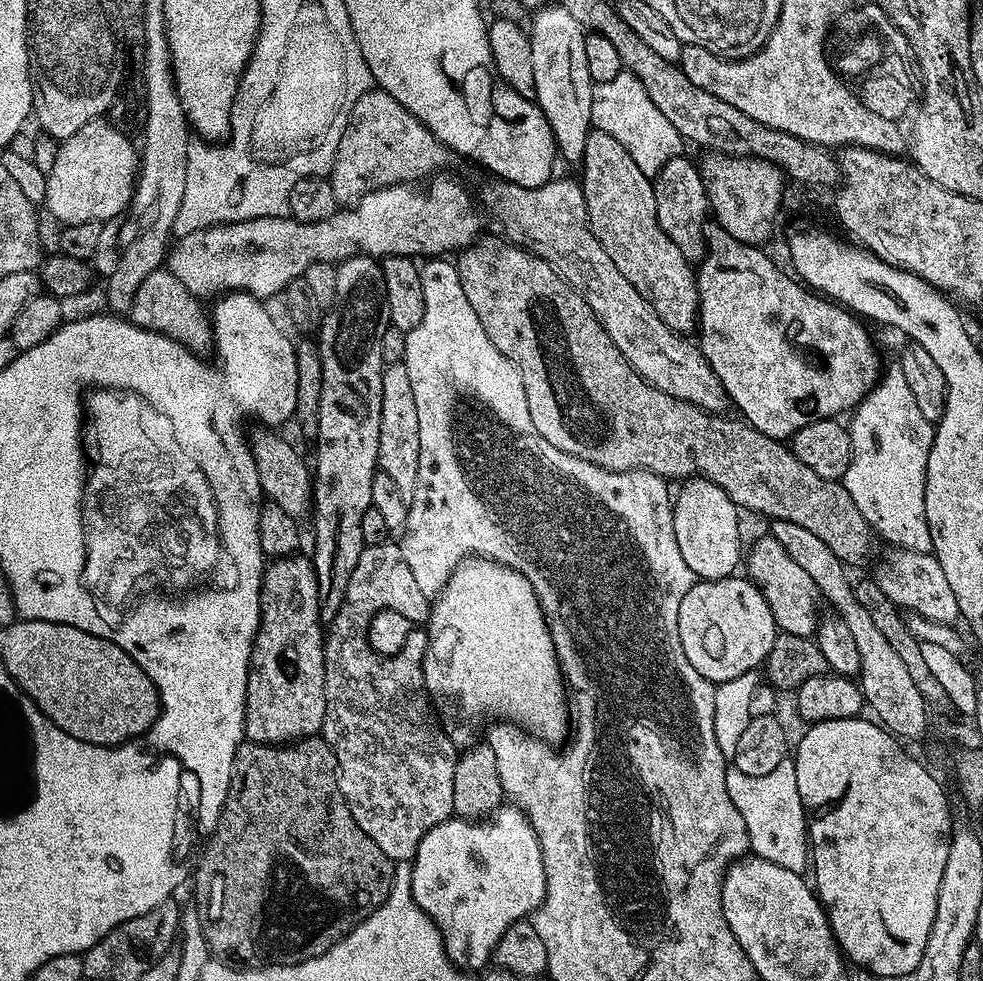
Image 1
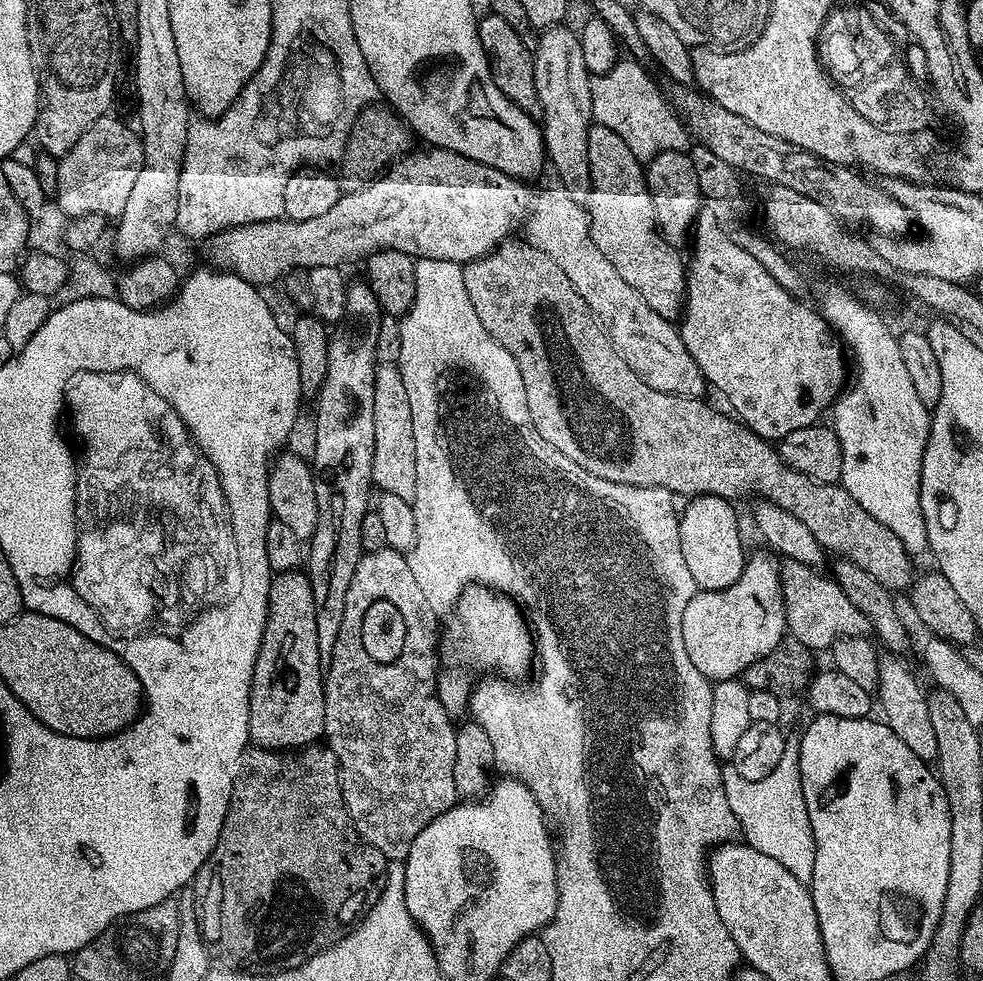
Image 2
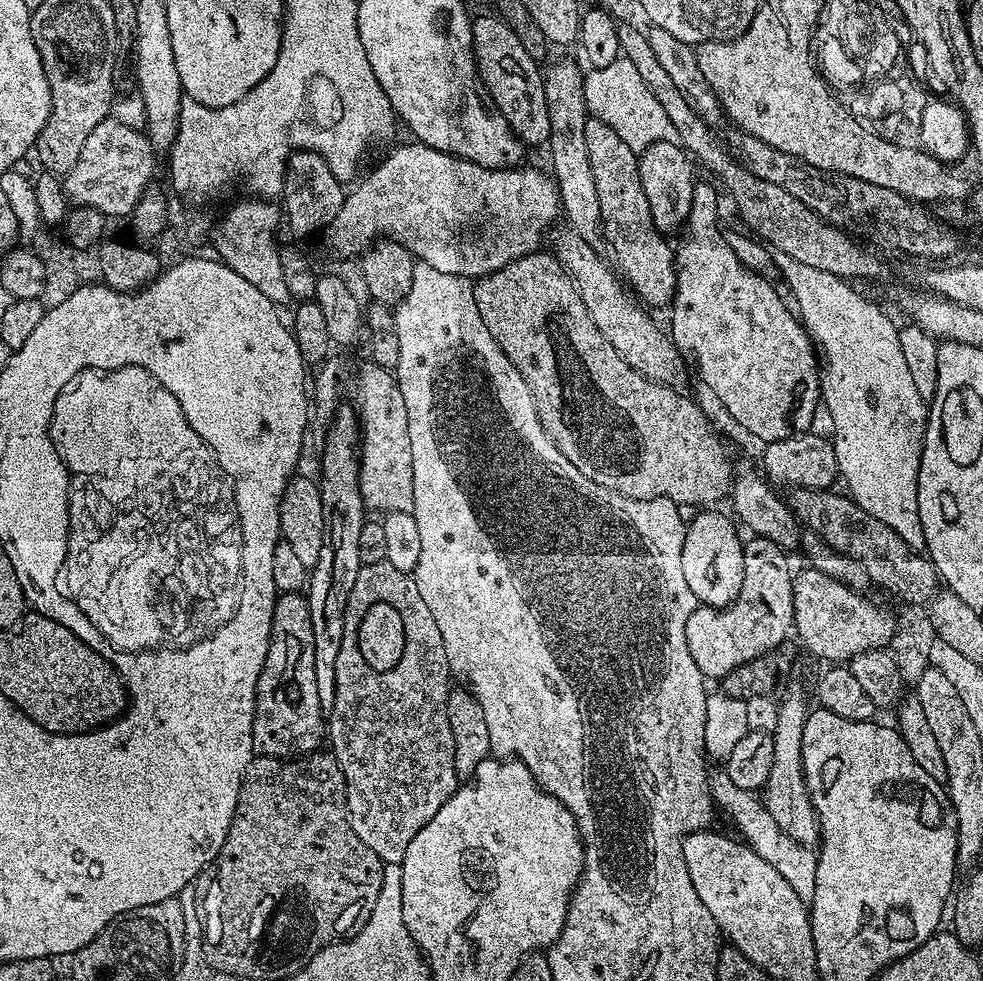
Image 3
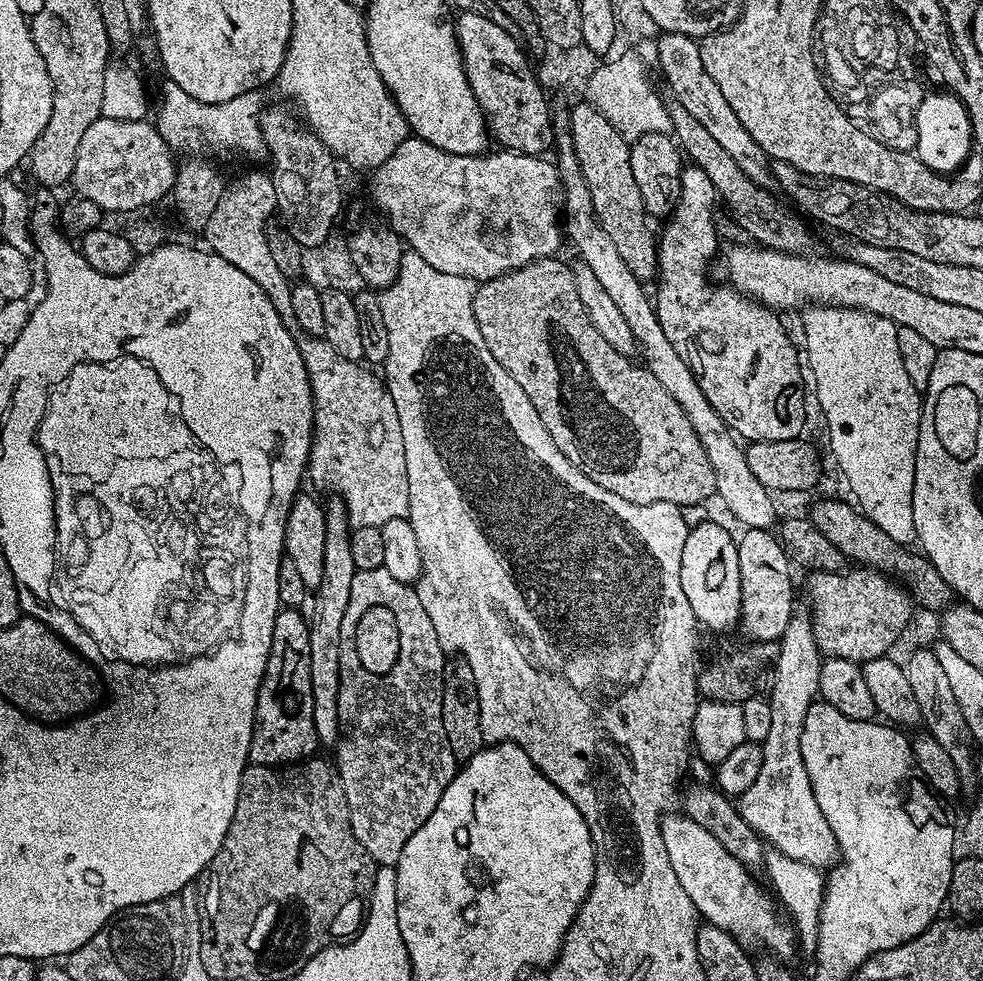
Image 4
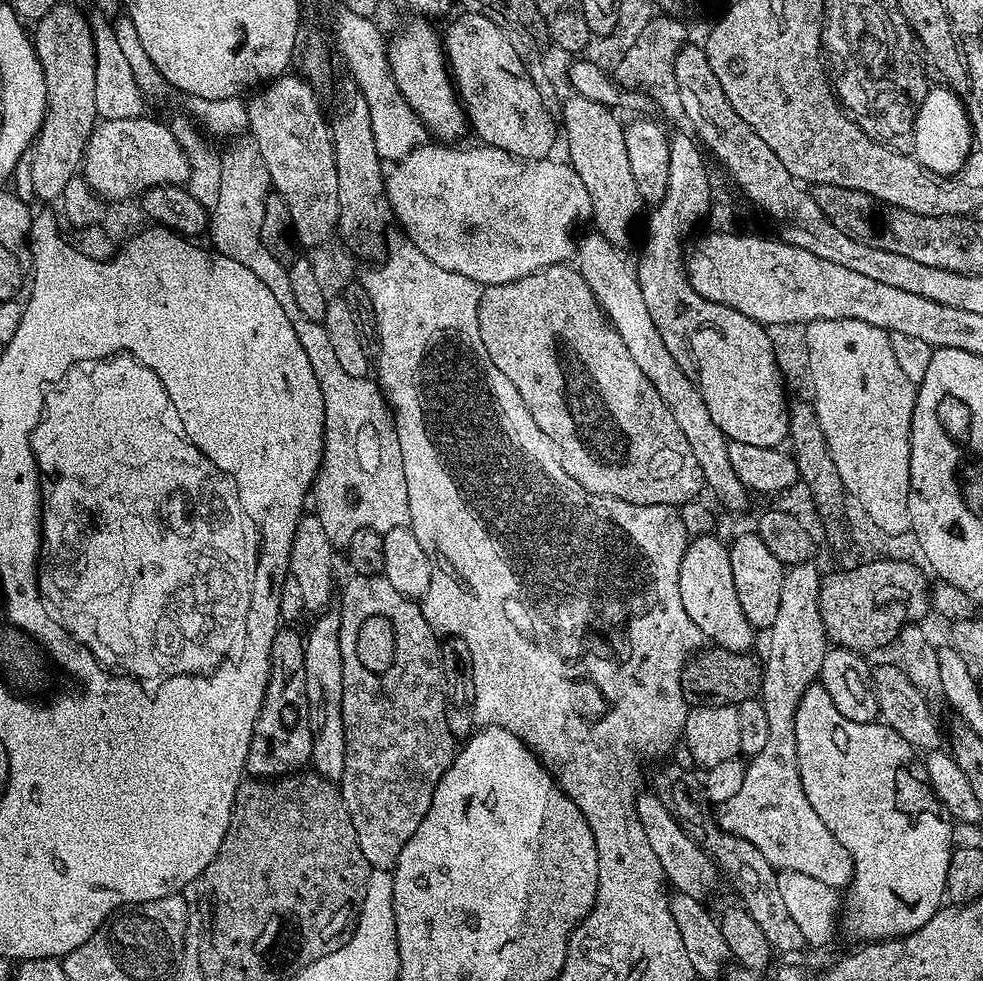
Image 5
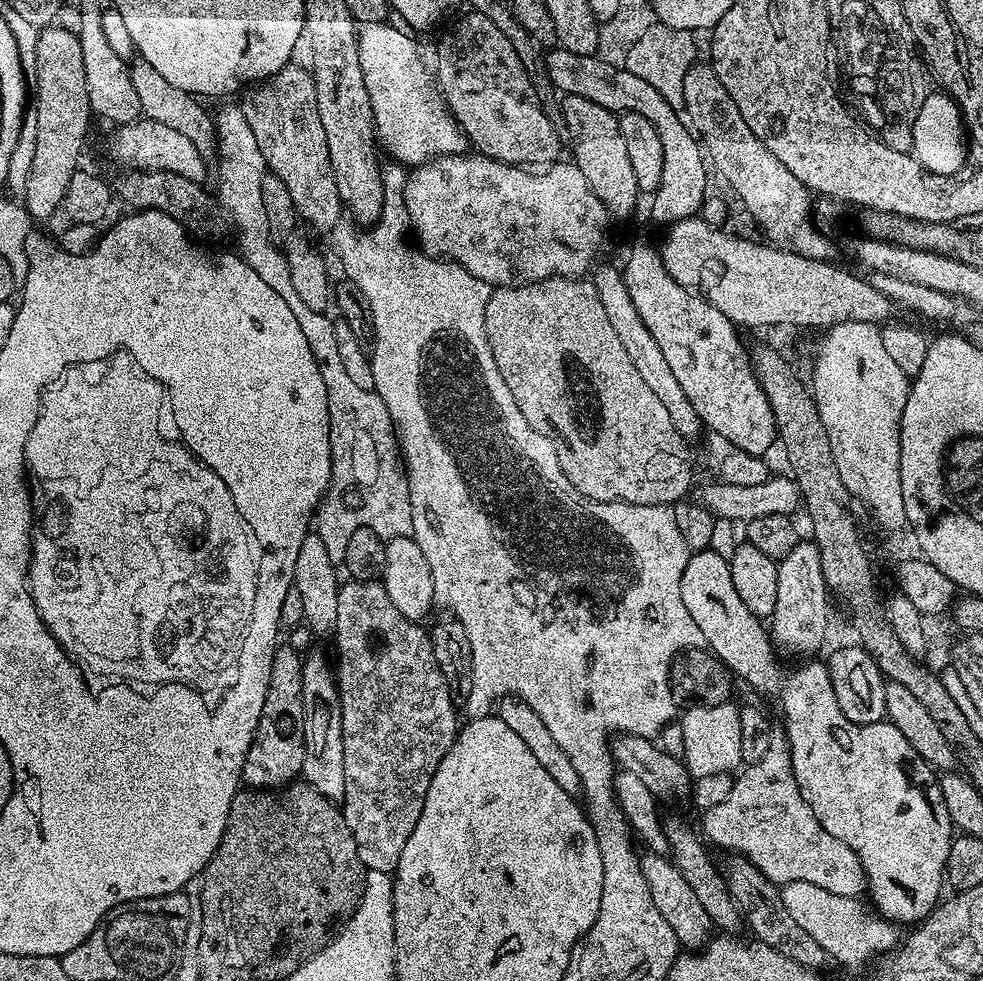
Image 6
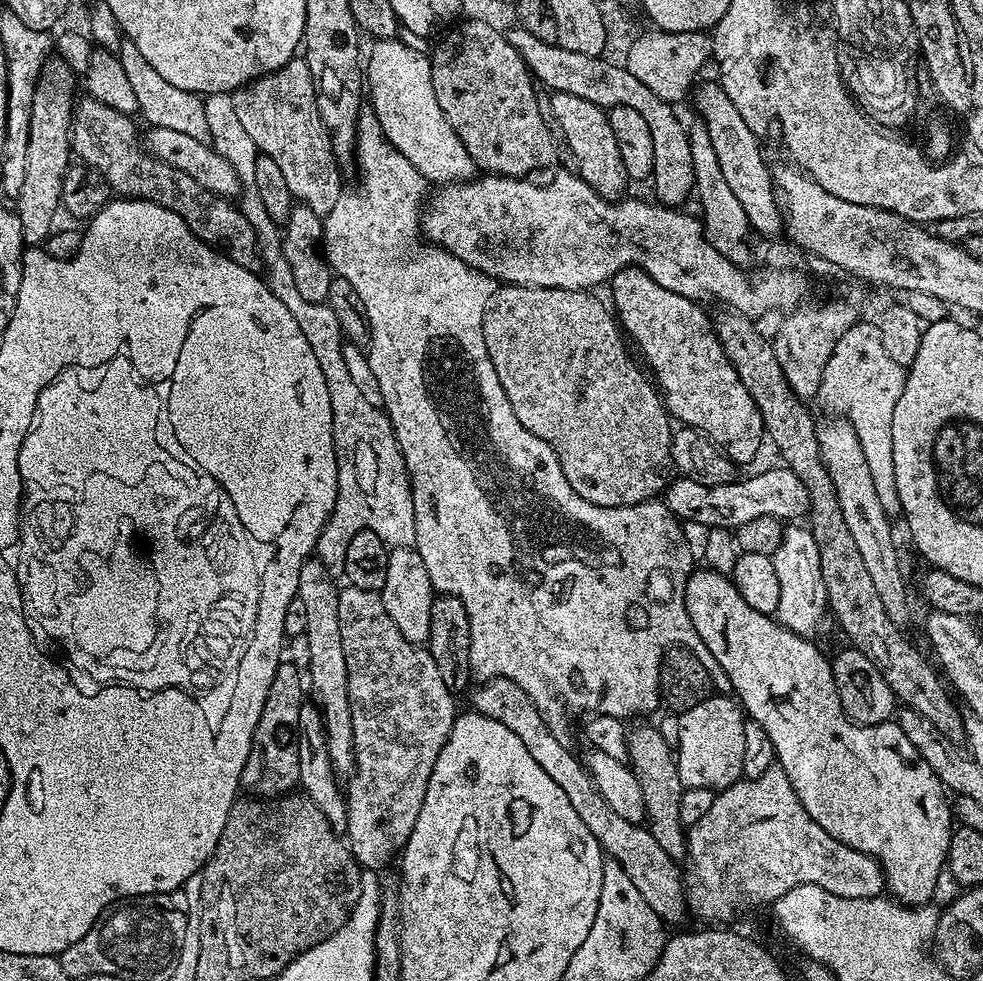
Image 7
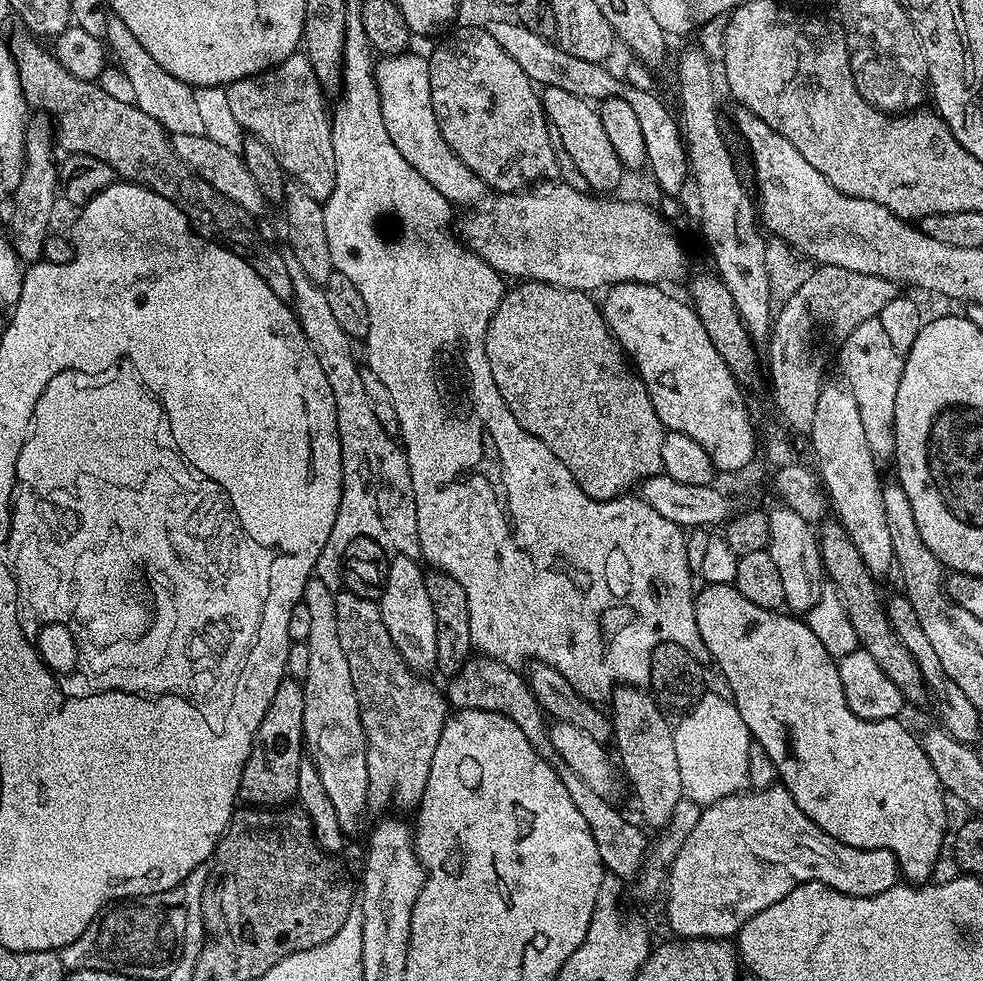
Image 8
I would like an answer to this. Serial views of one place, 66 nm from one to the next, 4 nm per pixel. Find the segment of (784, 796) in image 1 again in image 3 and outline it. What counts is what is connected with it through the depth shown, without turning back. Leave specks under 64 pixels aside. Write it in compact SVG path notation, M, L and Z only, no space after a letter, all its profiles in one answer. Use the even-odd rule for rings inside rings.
M726 774L720 776L720 781L712 784L712 798L719 811L721 808L740 827L739 835L743 843L753 848L762 858L766 858L766 862L770 862L770 866L774 866L774 870L778 870L778 874L782 874L782 878L790 882L790 887L794 894L798 894L798 898L810 902L814 898L817 853L809 845L792 840L790 834L783 832L778 822L770 818L770 814L764 809L763 799L756 792L742 790L742 786L734 786L734 782L730 782Z

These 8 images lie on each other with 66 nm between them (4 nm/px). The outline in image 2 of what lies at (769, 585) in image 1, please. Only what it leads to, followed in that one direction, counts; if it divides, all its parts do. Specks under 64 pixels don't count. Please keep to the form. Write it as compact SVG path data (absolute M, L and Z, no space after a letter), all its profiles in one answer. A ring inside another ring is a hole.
M784 560L780 569L780 589L784 595L784 622L789 637L813 650L831 649L845 636L864 636L869 631L868 619L846 598L831 575L802 562Z

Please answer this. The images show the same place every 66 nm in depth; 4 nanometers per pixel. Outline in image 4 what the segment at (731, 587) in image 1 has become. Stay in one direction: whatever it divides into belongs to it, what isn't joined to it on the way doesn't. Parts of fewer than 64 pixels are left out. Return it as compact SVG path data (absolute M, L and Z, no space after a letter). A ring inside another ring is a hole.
M750 528L743 534L745 536L741 535L736 545L740 571L738 628L749 636L749 641L776 642L779 641L794 614L791 572L793 569L775 531L766 528Z

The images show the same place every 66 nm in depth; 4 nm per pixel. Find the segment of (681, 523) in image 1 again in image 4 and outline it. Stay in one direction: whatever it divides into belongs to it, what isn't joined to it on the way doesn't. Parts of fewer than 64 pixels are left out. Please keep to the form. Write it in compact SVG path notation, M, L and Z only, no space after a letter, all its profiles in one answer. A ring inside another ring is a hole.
M714 521L689 527L686 546L682 546L682 590L697 621L712 632L728 632L740 623L740 571L737 537Z

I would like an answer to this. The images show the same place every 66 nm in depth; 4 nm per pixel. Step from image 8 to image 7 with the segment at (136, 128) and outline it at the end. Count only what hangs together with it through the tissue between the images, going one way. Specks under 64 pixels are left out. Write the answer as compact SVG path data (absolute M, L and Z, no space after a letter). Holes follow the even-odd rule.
M85 95L75 105L72 118L73 157L79 163L89 164L98 170L117 197L154 202L158 206L166 206L166 210L174 210L174 214L178 214L178 218L182 218L182 222L186 222L186 226L190 226L192 233L202 242L238 262L238 266L255 269L258 264L258 241L254 226L246 222L246 214L242 214L231 199L215 196L210 190L198 186L198 182L182 170L161 164L146 151L142 132L140 136L134 121L131 115L119 113L113 107L96 101L92 95Z

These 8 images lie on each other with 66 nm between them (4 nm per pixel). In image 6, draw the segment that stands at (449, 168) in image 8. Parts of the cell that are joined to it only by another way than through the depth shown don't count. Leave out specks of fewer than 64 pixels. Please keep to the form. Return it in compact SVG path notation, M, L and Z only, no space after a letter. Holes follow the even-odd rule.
M392 22L362 24L358 28L358 63L362 66L362 78L366 78L366 94L370 94L370 106L374 110L379 147L383 151L385 148L392 155L391 159L401 166L419 166L438 156L467 153L470 148L468 139L464 137L460 125L452 119L451 112L442 107L434 95L429 65L428 68L424 65L415 42L407 36L408 32L403 27L400 28L395 28Z

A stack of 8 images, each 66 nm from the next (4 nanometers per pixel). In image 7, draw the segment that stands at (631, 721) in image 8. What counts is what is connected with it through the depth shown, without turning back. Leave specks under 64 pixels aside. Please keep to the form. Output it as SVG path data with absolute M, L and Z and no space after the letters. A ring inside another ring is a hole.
M648 722L639 723L642 725L629 729L628 762L642 788L645 827L654 835L658 846L678 864L688 853L686 826L681 822L681 794L684 787L671 745L667 744L658 729L644 723Z

